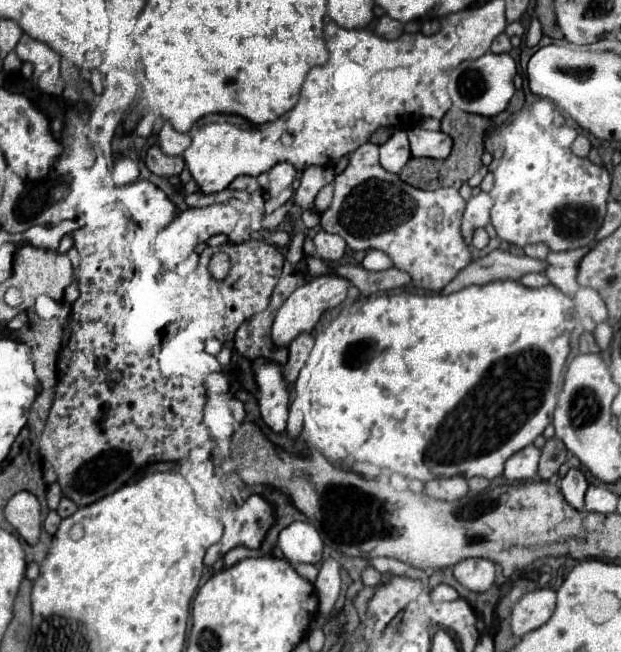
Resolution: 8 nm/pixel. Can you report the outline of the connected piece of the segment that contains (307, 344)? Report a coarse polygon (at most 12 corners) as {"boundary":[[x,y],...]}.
{"boundary":[[304,332],[288,348],[284,380],[296,382],[314,348],[314,338]]}

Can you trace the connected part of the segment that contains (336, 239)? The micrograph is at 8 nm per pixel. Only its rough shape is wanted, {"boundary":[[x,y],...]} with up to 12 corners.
{"boundary":[[320,230],[314,236],[316,256],[340,260],[346,250],[342,236]]}

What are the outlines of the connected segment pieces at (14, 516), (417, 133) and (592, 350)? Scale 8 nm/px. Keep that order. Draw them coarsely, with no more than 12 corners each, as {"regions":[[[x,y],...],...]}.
{"regions":[[[18,492],[6,520],[28,544],[38,542],[40,502]],[[408,130],[412,156],[444,160],[452,136],[444,132]],[[590,332],[580,338],[580,352],[600,354],[600,348]]]}

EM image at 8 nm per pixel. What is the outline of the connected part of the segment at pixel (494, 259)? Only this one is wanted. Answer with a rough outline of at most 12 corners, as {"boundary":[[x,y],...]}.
{"boundary":[[492,250],[472,260],[442,294],[468,284],[520,280],[524,256]]}

